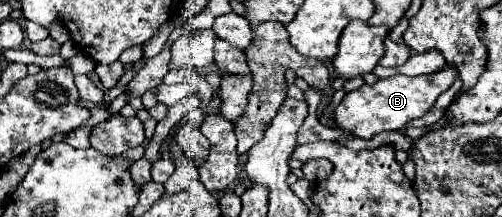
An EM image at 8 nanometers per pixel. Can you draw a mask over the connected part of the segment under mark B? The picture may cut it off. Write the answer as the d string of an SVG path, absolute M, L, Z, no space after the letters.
M444 65L440 71L430 75L406 77L394 75L388 79L378 79L374 85L362 85L360 89L348 93L334 111L336 127L346 129L362 139L370 139L382 131L398 131L406 123L424 117L436 105L438 95L442 95L458 77L458 69Z

